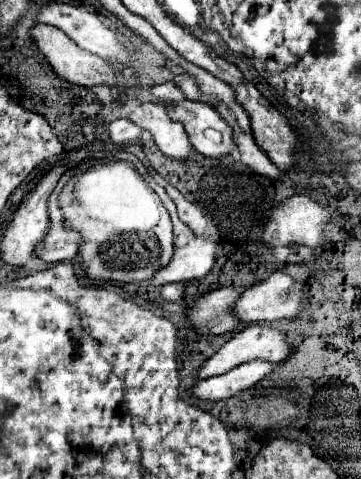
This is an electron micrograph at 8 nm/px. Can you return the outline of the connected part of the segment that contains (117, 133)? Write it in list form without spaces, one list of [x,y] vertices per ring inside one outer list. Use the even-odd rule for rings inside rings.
[[[122,117],[122,119],[116,119],[114,121],[114,127],[110,127],[110,139],[116,143],[116,145],[122,145],[122,143],[136,143],[142,139],[142,129],[132,123],[128,117]]]

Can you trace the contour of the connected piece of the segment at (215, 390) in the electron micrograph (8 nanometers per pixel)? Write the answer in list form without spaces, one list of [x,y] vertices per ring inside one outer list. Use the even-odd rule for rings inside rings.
[[[264,359],[248,361],[248,363],[242,363],[224,375],[216,375],[216,377],[198,381],[192,391],[200,399],[210,399],[210,401],[228,399],[248,387],[254,387],[266,375],[270,375],[274,369],[278,369],[278,363],[264,361]]]

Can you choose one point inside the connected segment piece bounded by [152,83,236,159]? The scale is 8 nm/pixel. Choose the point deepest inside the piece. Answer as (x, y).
(211, 135)

